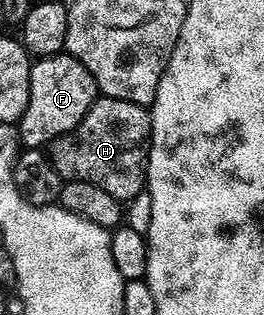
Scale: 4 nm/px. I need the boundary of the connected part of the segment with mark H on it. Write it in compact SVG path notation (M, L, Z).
M98 97L87 116L71 132L59 136L47 147L47 157L65 182L87 180L128 204L146 189L145 168L149 164L151 114L139 104L118 98Z

